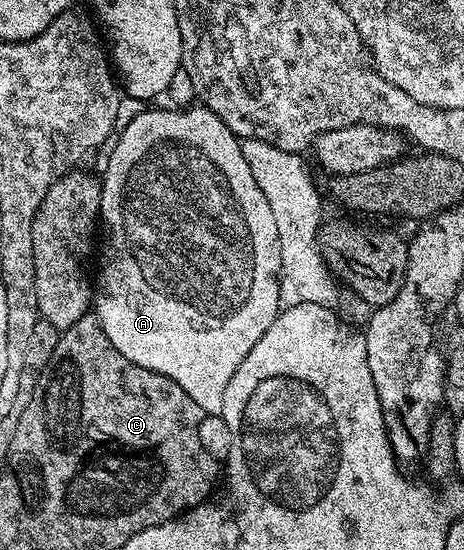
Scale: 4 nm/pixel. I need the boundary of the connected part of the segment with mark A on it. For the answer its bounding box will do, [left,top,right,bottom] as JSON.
[94,104,282,416]

